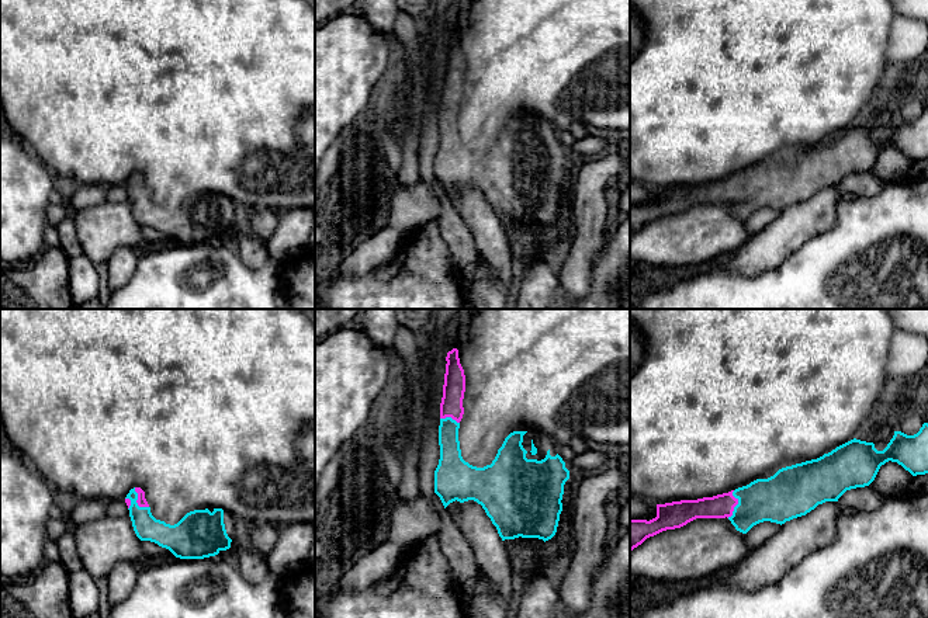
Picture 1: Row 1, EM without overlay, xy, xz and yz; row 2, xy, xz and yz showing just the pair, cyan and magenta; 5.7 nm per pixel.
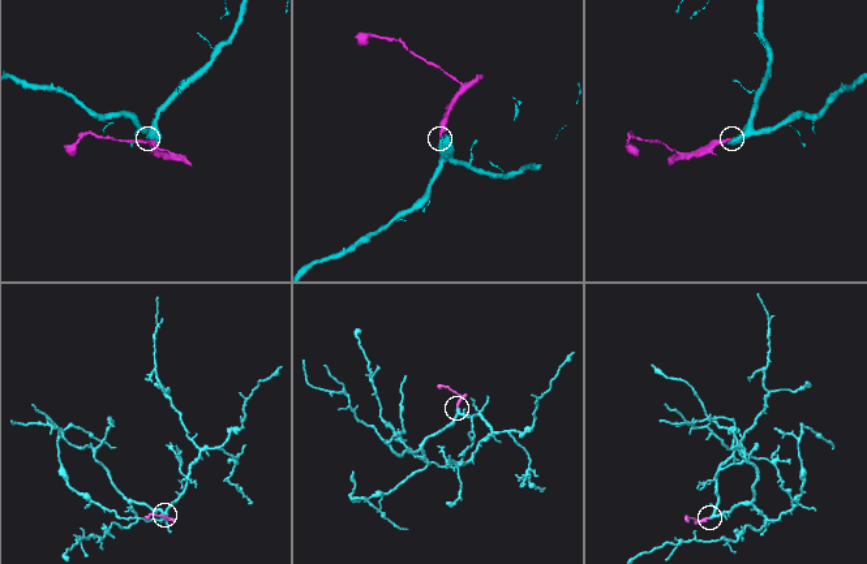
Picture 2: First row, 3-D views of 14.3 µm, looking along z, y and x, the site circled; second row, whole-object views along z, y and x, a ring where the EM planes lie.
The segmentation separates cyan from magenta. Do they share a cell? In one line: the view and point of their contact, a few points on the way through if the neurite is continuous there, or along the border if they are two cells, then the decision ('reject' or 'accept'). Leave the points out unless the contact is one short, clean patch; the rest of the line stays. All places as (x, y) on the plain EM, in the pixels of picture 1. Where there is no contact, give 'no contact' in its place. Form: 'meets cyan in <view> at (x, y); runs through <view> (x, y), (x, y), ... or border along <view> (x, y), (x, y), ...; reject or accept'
meets cyan in yz at (737, 190); accept

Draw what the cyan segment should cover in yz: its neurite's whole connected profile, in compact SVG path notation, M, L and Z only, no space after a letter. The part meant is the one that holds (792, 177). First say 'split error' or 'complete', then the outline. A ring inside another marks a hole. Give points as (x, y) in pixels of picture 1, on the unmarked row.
split error; M924 108L914 121L894 117L893 124L883 136L877 136L873 128L853 124L817 145L782 153L768 164L756 164L728 178L657 190L655 204L650 206L630 205L630 237L647 223L666 215L681 213L696 204L727 202L735 215L742 219L763 206L782 211L786 206L806 201L818 190L838 187L846 176L869 171L880 152L889 146L897 147L913 162L928 159L928 108Z

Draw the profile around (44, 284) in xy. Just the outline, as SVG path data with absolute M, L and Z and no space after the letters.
M48 247L25 268L0 263L0 309L76 309L69 289L69 260L60 247Z

